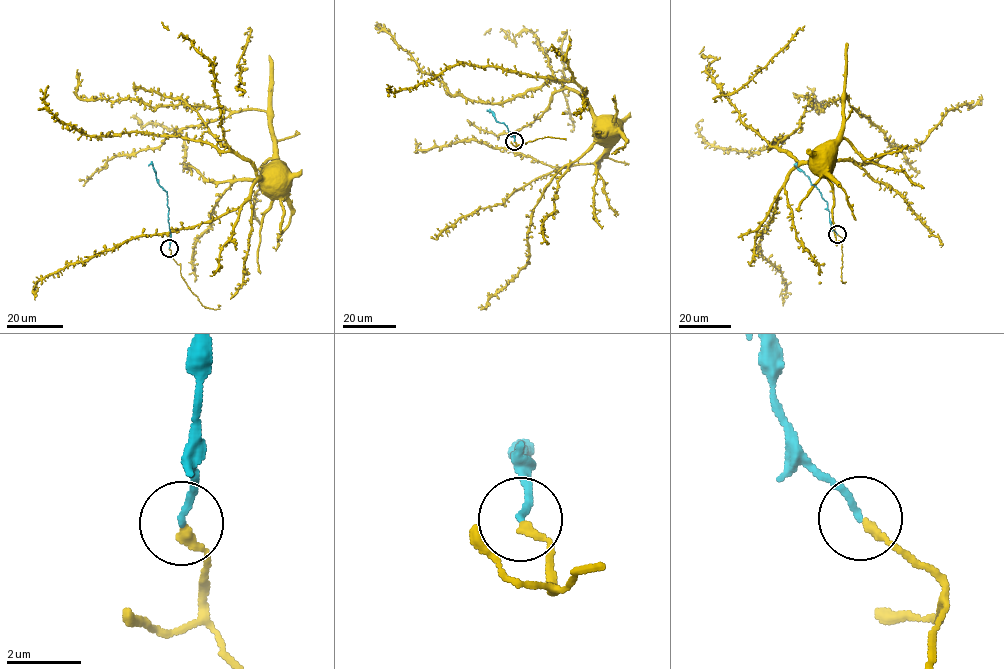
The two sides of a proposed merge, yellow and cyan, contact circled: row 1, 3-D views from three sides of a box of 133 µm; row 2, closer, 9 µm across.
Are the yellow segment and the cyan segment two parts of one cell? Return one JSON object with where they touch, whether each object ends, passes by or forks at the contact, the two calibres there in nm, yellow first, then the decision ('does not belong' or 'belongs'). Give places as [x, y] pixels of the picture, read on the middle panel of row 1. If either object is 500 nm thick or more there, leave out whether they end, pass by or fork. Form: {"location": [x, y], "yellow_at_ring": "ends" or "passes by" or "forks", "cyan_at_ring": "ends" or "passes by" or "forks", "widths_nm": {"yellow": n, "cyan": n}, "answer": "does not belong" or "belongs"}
{"location": [514, 141], "yellow_at_ring": "ends", "cyan_at_ring": "ends", "widths_nm": {"yellow": 240, "cyan": 170}, "answer": "belongs"}

